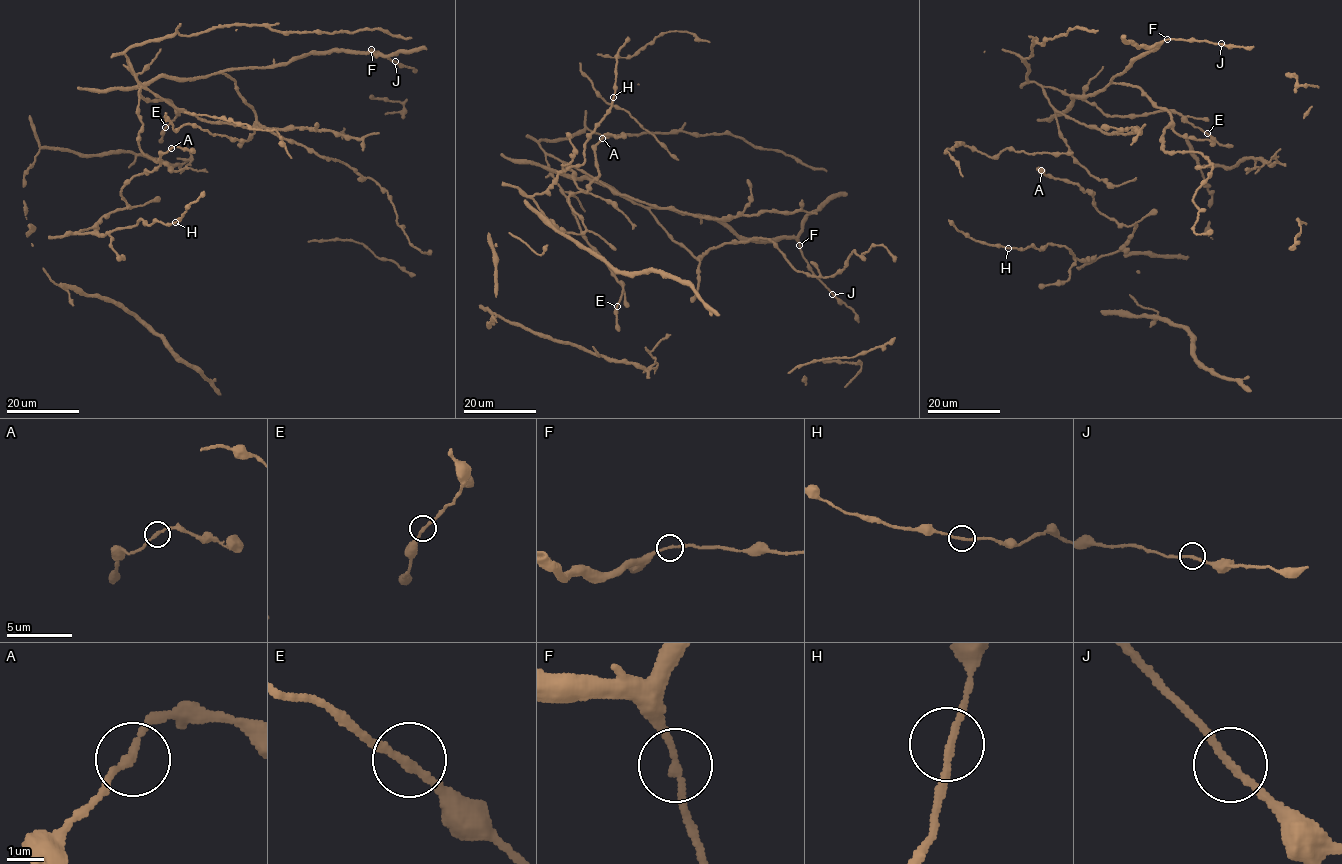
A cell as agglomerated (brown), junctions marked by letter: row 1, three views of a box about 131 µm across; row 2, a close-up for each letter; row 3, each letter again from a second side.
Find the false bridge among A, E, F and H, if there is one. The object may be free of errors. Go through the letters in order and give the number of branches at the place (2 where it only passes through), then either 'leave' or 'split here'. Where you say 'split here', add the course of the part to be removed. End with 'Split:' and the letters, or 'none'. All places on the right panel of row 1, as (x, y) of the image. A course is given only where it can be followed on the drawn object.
A: 2 branches meet; leave
E: 2 branches meet; leave
F: 2 branches meet; leave
H: 2 branches meet; leave
Split: none

